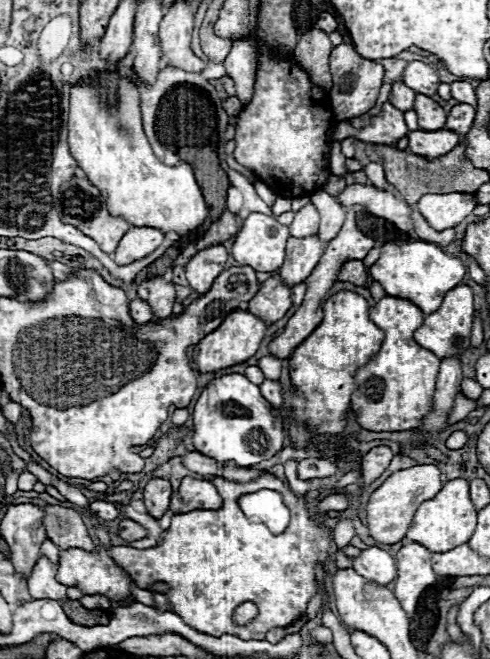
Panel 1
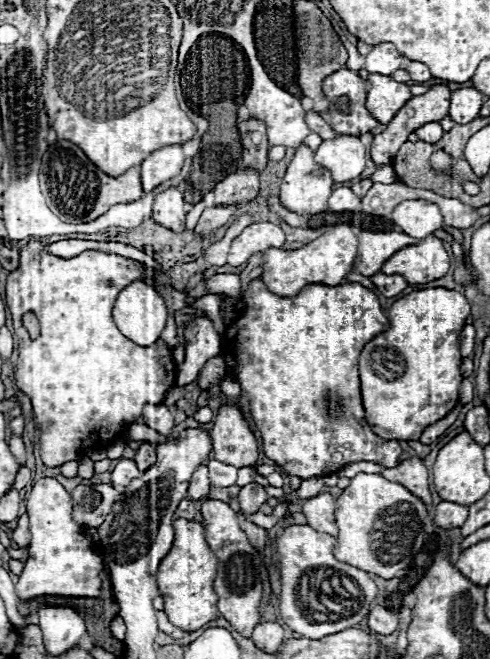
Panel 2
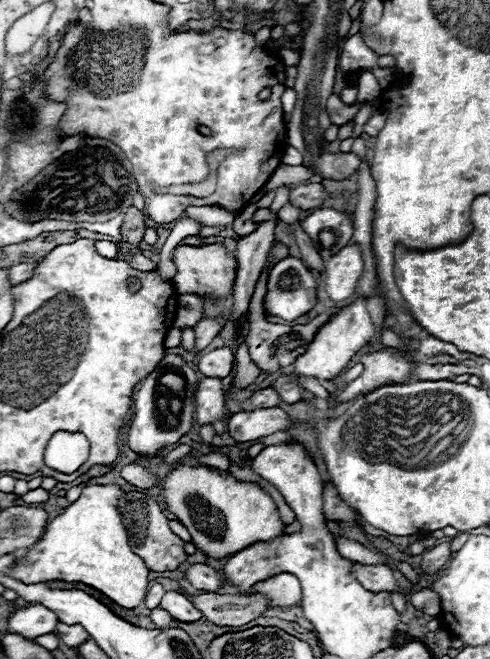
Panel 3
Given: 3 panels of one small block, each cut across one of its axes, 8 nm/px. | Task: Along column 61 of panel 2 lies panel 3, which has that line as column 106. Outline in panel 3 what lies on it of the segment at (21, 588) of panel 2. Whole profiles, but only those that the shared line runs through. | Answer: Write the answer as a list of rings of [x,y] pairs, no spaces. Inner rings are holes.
[[[116,484],[86,486],[82,496],[46,526],[42,538],[32,550],[22,554],[10,568],[10,574],[22,582],[84,582],[124,608],[140,606],[148,592],[150,570],[128,544],[128,532],[118,512],[122,494],[124,492]]]

